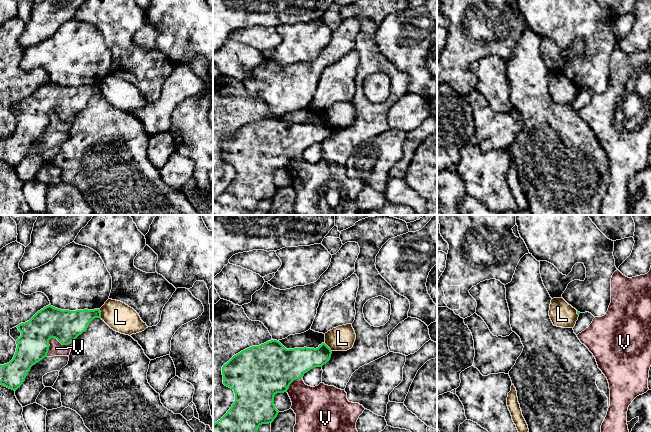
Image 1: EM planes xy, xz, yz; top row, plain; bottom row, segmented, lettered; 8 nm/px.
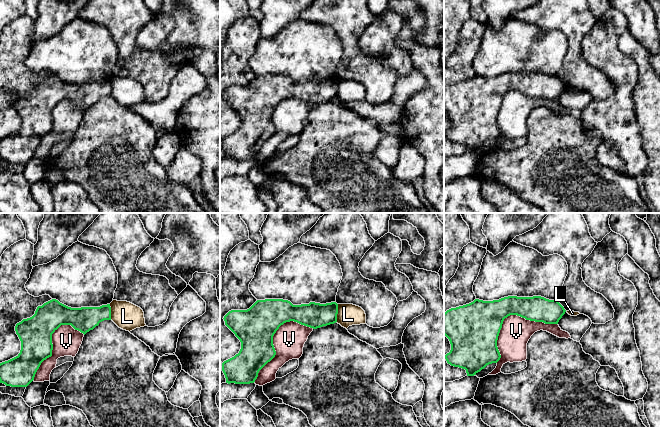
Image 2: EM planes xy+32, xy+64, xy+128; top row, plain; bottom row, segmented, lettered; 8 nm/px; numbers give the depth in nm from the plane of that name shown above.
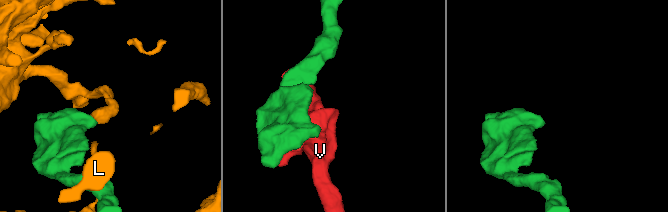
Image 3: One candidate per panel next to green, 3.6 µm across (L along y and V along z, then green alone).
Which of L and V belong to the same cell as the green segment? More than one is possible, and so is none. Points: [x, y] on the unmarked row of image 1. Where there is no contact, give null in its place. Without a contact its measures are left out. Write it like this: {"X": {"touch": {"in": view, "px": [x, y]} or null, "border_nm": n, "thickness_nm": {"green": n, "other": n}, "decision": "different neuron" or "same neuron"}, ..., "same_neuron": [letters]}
{"L": {"touch": {"in": "xy", "px": [100, 89]}, "border_nm": 70, "thickness_nm": {"green": 220, "other": 220}, "decision": "different neuron"}, "V": {"touch": {"in": "xy", "px": [53, 113]}, "border_nm": 260, "thickness_nm": {"green": 260, "other": 110}, "decision": "different neuron"}, "same_neuron": []}

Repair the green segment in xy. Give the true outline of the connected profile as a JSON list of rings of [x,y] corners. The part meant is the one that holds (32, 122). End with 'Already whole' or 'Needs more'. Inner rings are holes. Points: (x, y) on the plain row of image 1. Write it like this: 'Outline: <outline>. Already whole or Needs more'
Outline: [[[50,80],[29,97],[16,102],[21,112],[16,116],[13,135],[0,141],[0,160],[16,167],[25,157],[31,143],[47,133],[51,114],[68,121],[85,108],[95,94],[101,94],[100,85],[69,87]]]. Already whole

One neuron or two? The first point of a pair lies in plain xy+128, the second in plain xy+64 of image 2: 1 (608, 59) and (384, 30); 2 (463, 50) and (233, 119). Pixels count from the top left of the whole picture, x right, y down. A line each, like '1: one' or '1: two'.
1: one
2: one

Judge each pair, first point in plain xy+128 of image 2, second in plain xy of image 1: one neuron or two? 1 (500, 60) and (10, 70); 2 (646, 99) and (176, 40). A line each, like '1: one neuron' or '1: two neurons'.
1: two neurons
2: two neurons

